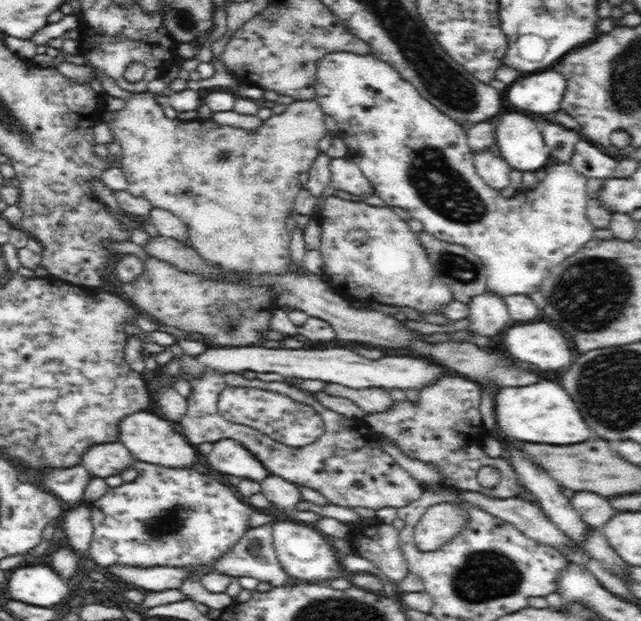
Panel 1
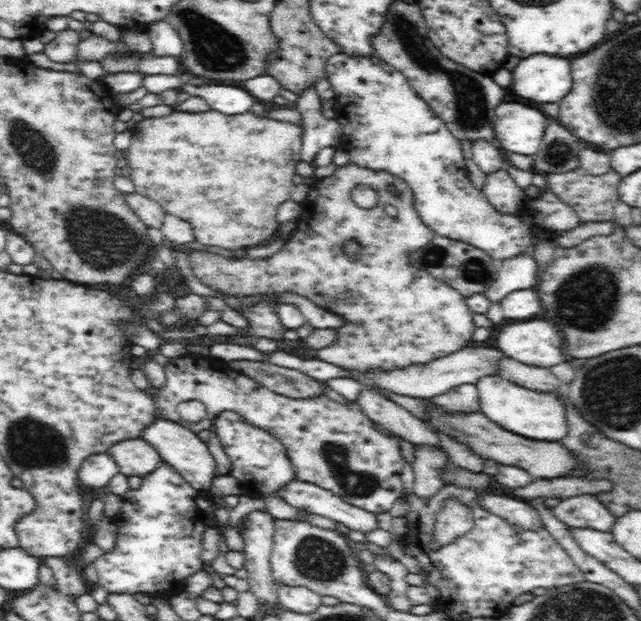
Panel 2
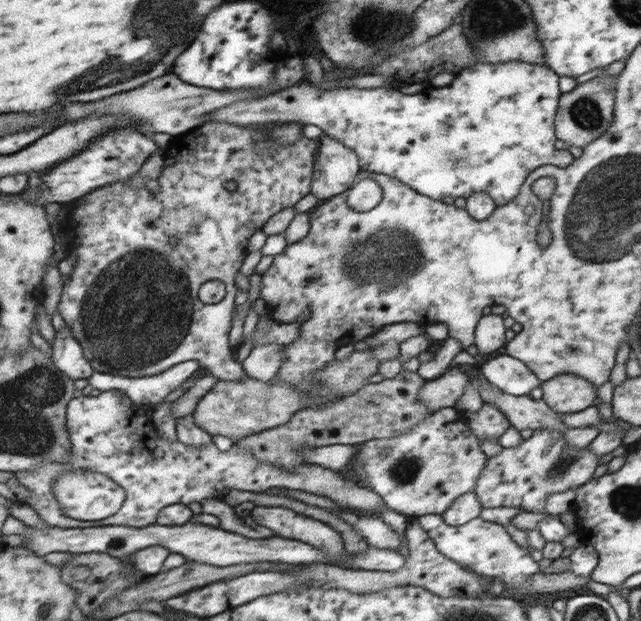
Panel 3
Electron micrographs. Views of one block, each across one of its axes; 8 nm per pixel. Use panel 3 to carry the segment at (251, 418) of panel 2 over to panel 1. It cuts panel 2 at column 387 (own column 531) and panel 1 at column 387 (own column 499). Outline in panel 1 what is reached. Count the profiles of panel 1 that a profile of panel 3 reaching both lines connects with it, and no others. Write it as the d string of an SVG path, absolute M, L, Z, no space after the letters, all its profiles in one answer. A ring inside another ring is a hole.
M207 373L198 380L190 380L192 392L186 408L186 414L182 416L182 422L176 426L187 441L197 446L204 442L218 442L222 440L234 440L244 446L253 454L261 466L273 476L278 476L296 485L317 490L331 503L342 508L368 508L378 511L382 508L392 507L400 509L412 502L419 500L424 490L420 483L403 470L400 465L377 444L378 435L371 429L369 424L350 420L347 416L324 407L316 395L298 389L293 385L282 381L262 382L260 379L246 379L242 374L218 374ZM231 386L243 386L260 388L272 392L282 393L298 403L306 403L316 409L324 421L324 434L302 448L292 448L272 440L255 428L236 424L226 420L217 407L218 397L224 388Z

